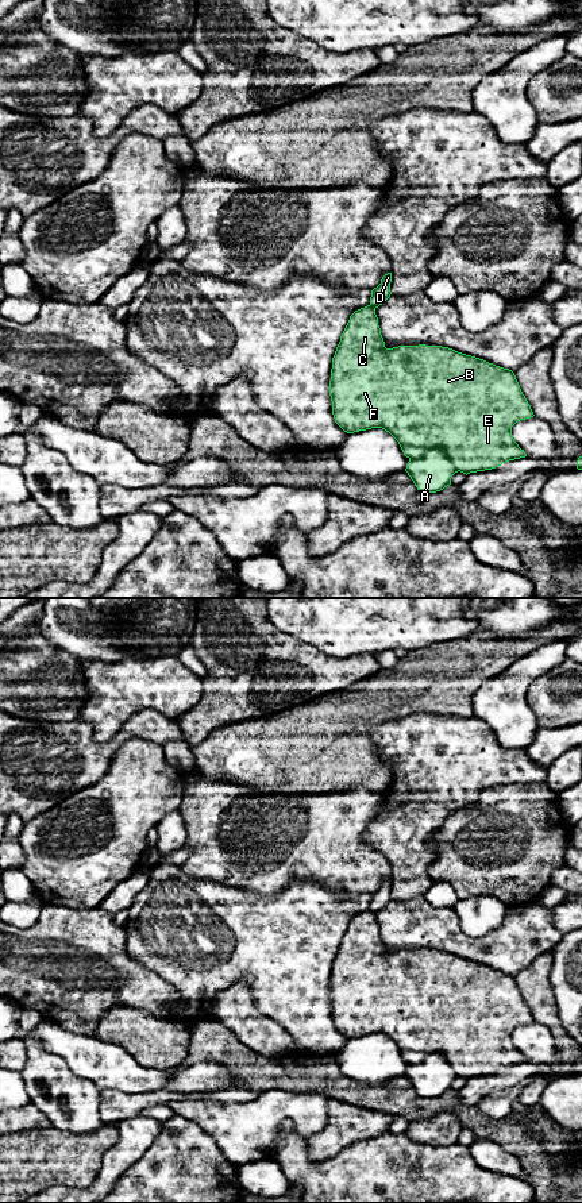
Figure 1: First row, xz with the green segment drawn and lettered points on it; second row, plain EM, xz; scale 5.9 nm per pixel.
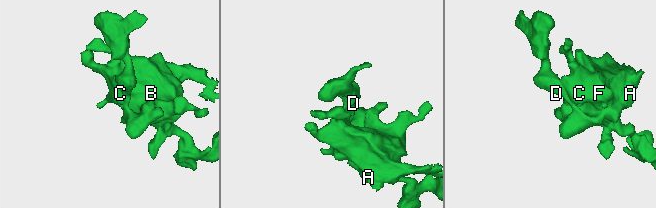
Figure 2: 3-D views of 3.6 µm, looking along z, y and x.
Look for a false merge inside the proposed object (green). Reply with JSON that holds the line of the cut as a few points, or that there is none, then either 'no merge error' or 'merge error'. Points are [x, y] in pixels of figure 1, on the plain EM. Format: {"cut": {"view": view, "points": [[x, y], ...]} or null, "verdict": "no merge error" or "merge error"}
{"cut": {"view": "xz", "points": [[409, 1063], [421, 1063], [430, 1055], [442, 1055], [458, 1075]]}, "verdict": "merge error"}

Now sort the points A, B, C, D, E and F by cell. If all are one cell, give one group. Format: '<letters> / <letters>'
A D / B C E F

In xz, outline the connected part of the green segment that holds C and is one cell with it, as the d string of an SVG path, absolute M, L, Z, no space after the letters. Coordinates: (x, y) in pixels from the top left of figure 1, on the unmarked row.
M375 913L355 915L340 941L332 963L329 1000L335 1027L347 1038L382 1033L400 1049L409 1064L423 1063L429 1054L444 1056L463 1079L492 1075L505 1067L525 1063L512 1041L512 1032L533 1022L512 975L442 951L398 951L386 953Z

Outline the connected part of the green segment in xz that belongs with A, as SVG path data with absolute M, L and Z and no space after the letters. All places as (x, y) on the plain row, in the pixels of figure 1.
M429 1054L423 1063L409 1064L405 1076L417 1095L436 1098L451 1090L456 1071L442 1054Z

